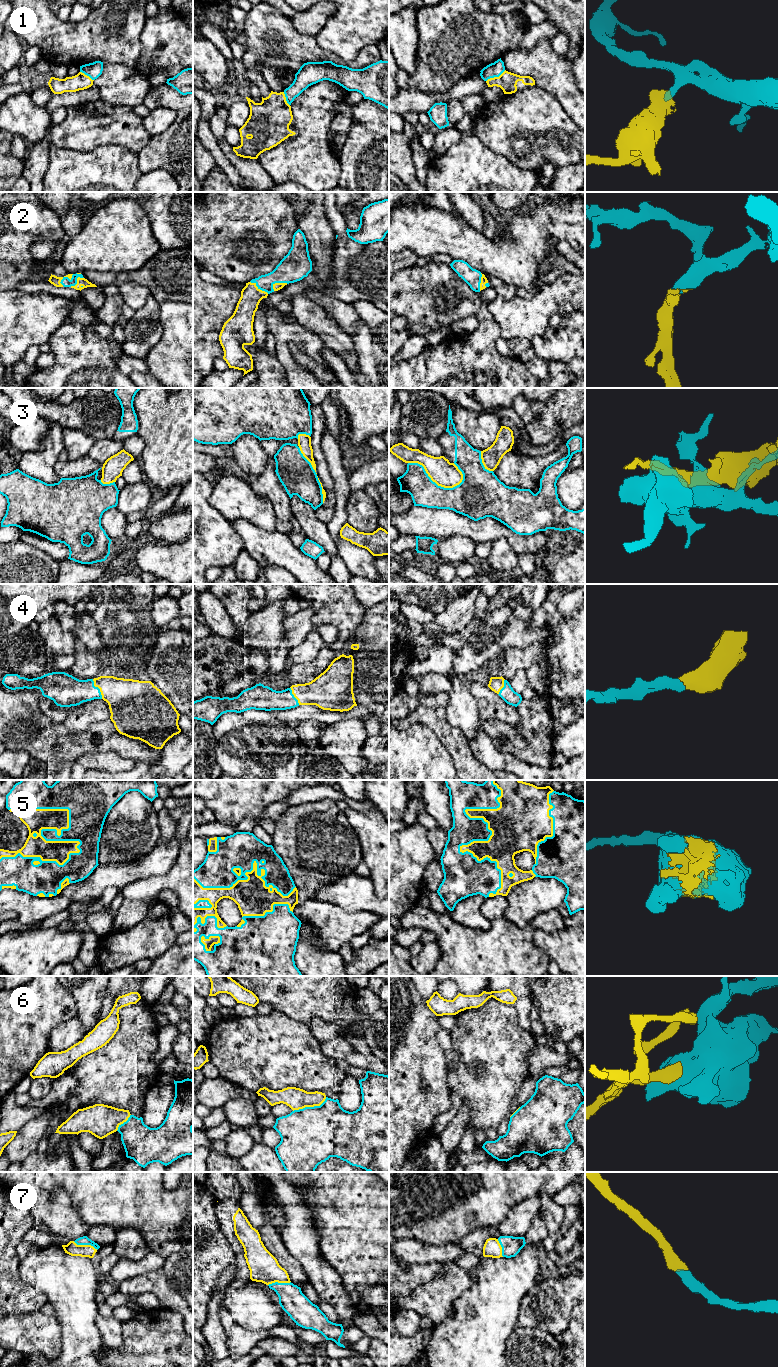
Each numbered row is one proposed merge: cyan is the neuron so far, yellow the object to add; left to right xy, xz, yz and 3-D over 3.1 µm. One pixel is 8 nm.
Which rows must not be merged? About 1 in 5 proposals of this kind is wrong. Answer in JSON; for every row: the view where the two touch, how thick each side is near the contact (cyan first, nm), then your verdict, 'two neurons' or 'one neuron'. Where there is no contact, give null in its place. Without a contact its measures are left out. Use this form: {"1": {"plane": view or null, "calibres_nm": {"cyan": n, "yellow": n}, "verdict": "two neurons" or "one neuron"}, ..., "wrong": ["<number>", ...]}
{"1": {"plane": "yz", "calibres_nm": {"cyan": 120, "yellow": 160}, "verdict": "two neurons"}, "2": {"plane": "xz", "calibres_nm": {"cyan": 180, "yellow": 160}, "verdict": "one neuron"}, "3": {"plane": "yz", "calibres_nm": {"cyan": 220, "yellow": 200}, "verdict": "two neurons"}, "4": {"plane": "xy", "calibres_nm": {"cyan": 240, "yellow": 320}, "verdict": "one neuron"}, "5": {"plane": "xy", "calibres_nm": {"cyan": 300, "yellow": 170}, "verdict": "one neuron"}, "6": {"plane": "xz", "calibres_nm": {"cyan": 460, "yellow": 170}, "verdict": "two neurons"}, "7": {"plane": "xy", "calibres_nm": {"cyan": 70, "yellow": 100}, "verdict": "one neuron"}, "wrong": ["1", "3", "6"]}

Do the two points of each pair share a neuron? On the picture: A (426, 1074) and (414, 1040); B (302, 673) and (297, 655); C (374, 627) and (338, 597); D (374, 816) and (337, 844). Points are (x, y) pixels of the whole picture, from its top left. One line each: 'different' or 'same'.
A: same
B: different
C: different
D: different

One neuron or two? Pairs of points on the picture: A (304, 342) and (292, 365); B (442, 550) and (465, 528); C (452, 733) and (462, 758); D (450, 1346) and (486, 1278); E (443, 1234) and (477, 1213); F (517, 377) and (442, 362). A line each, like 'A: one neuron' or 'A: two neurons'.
A: one neuron
B: two neurons
C: one neuron
D: one neuron
E: one neuron
F: one neuron

